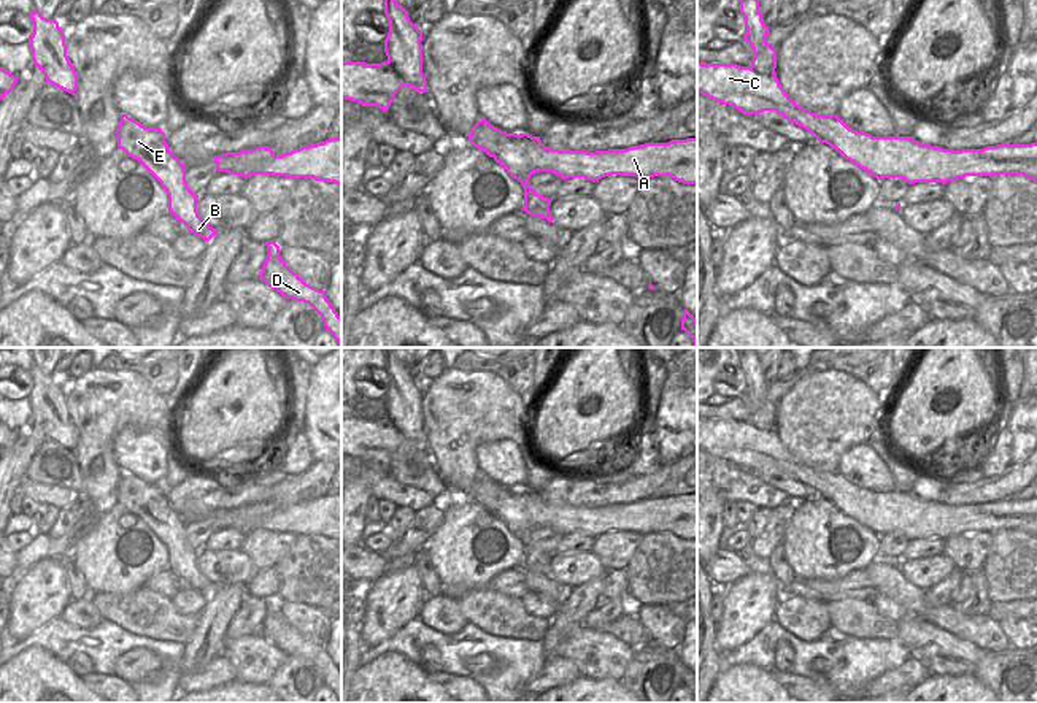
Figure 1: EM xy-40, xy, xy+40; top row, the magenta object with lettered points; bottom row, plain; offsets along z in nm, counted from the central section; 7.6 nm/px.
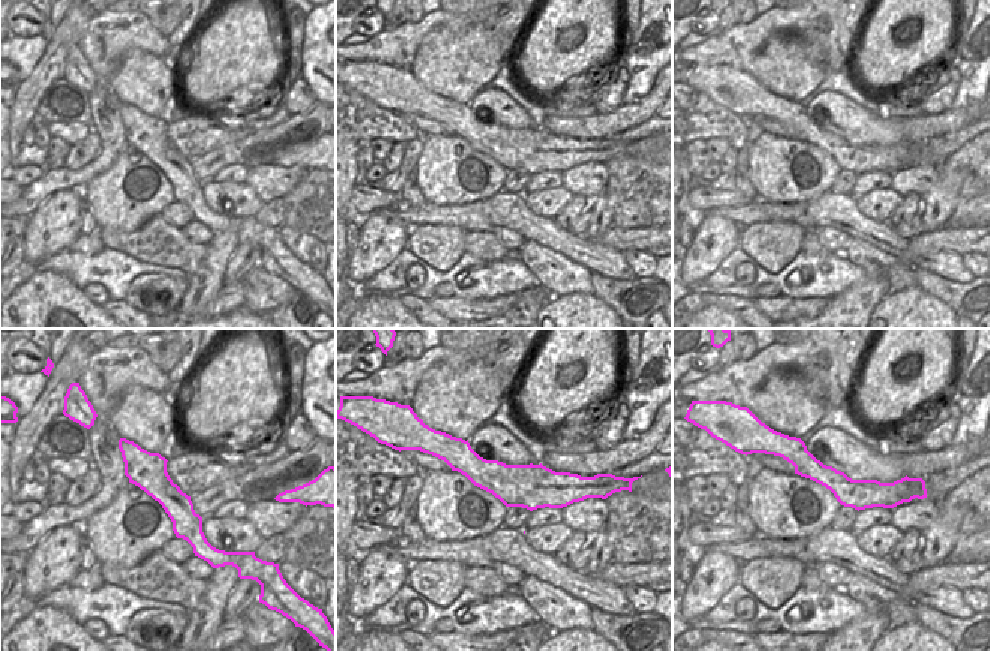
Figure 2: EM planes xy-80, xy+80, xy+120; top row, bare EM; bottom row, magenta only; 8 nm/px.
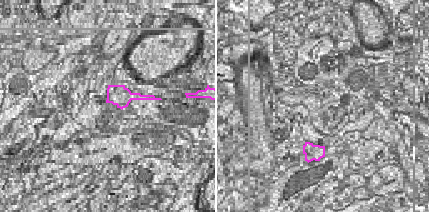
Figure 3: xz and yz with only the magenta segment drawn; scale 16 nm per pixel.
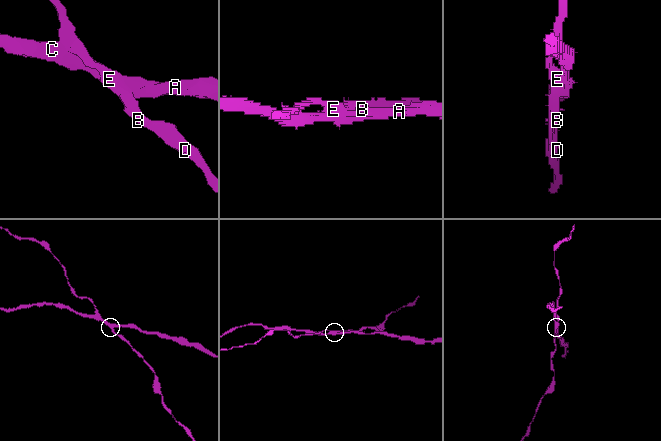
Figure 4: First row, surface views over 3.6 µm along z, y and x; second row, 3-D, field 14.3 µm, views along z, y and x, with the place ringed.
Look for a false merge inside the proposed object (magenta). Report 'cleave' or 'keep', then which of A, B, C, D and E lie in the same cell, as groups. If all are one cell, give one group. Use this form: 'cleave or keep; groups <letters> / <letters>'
cleave; groups A C / B D E

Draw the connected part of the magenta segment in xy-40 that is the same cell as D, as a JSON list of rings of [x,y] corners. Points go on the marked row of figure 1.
[[[265,241],[267,259],[262,265],[260,279],[287,300],[308,303],[322,319],[326,330],[329,330],[341,348],[341,317],[326,297],[326,290],[319,290],[306,284],[297,273],[294,273],[279,255],[276,241]]]

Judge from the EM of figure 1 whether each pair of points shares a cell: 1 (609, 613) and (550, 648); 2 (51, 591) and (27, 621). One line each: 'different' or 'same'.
1: different
2: same

